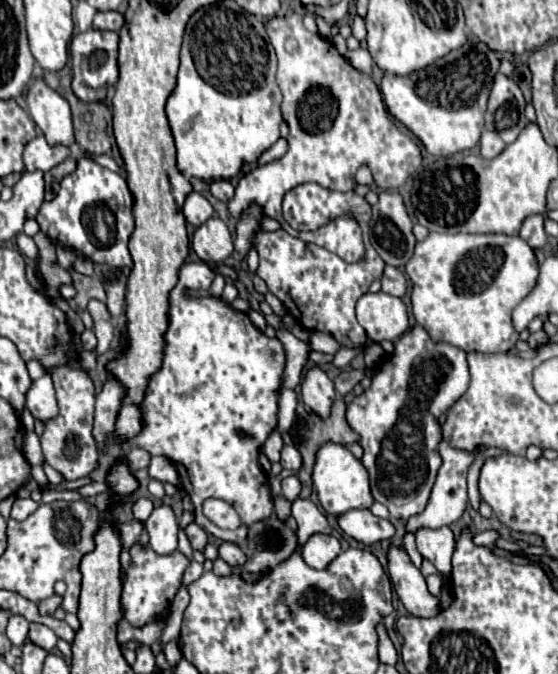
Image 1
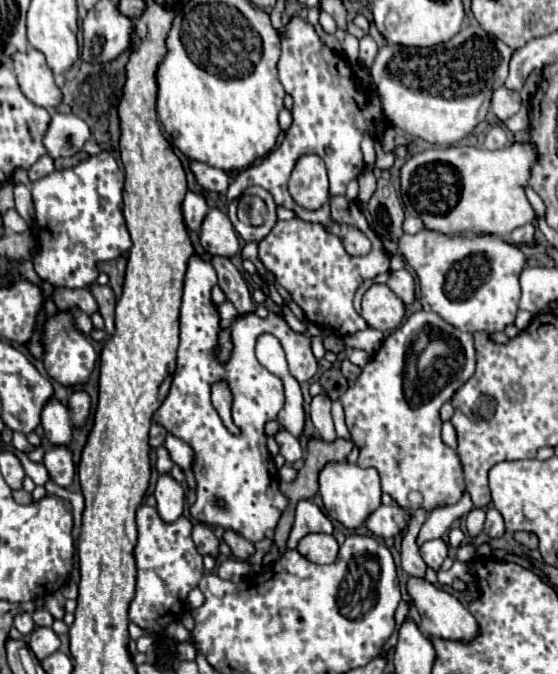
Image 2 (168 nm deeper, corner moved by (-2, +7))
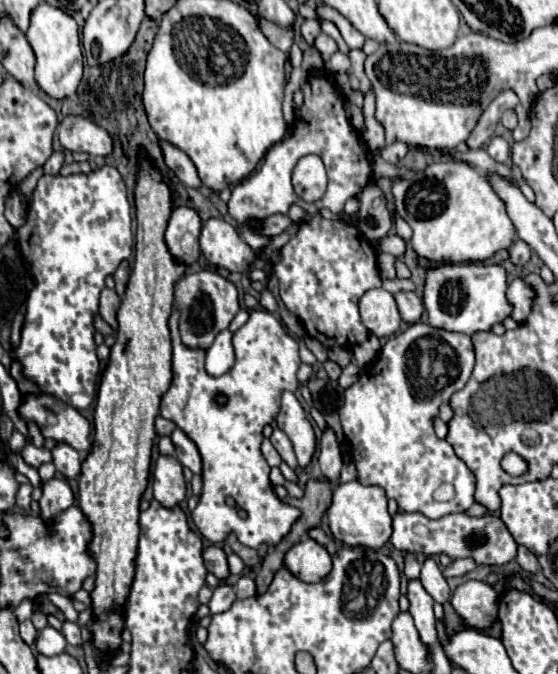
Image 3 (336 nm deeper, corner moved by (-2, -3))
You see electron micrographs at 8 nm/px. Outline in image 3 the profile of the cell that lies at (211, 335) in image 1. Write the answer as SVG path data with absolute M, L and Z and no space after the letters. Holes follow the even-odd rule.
M250 310L248 322L234 334L234 352L236 352L234 366L226 374L214 378L214 376L206 374L206 370L204 370L204 350L190 350L180 342L178 312L170 314L168 328L170 328L170 336L172 336L172 384L170 384L168 392L162 396L160 414L174 420L176 426L182 428L196 442L196 446L202 454L202 462L204 462L204 472L202 472L204 488L200 494L200 502L198 502L196 510L192 512L192 520L194 520L196 528L200 530L200 534L214 544L226 540L226 536L230 532L236 532L238 540L244 546L250 546L250 548L258 550L260 554L264 554L268 548L276 546L292 530L294 522L300 518L298 508L284 504L274 494L270 478L268 478L270 466L266 464L266 460L260 452L260 444L264 440L262 428L266 424L274 422L274 418L280 410L282 392L286 392L286 390L296 392L296 388L300 386L298 378L296 378L296 372L302 364L300 356L298 356L298 344L288 332L284 332L284 326L274 318L274 314L270 314L266 310ZM220 394L226 396L224 404L220 404L216 400ZM228 496L234 498L236 506L226 504Z

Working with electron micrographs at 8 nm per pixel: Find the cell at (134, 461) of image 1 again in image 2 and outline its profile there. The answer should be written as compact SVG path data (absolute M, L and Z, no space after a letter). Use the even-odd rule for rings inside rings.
M152 424L150 436L148 436L150 446L152 448L160 448L164 444L164 438L166 438L166 430L162 430L162 426L158 426L158 424Z

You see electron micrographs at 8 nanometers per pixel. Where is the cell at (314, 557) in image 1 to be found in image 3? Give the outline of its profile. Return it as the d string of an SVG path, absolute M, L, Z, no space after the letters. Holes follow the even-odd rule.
M304 536L296 546L292 546L284 556L286 570L302 582L320 582L332 568L332 558L324 546L316 540Z

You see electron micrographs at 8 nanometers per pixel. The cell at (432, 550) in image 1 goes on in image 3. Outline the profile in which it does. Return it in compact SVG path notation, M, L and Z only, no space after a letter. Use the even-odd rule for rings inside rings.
M428 558L422 566L422 574L420 574L420 582L424 586L424 590L440 604L450 600L450 586L446 582L446 578L442 576L442 570L438 568L438 564Z

